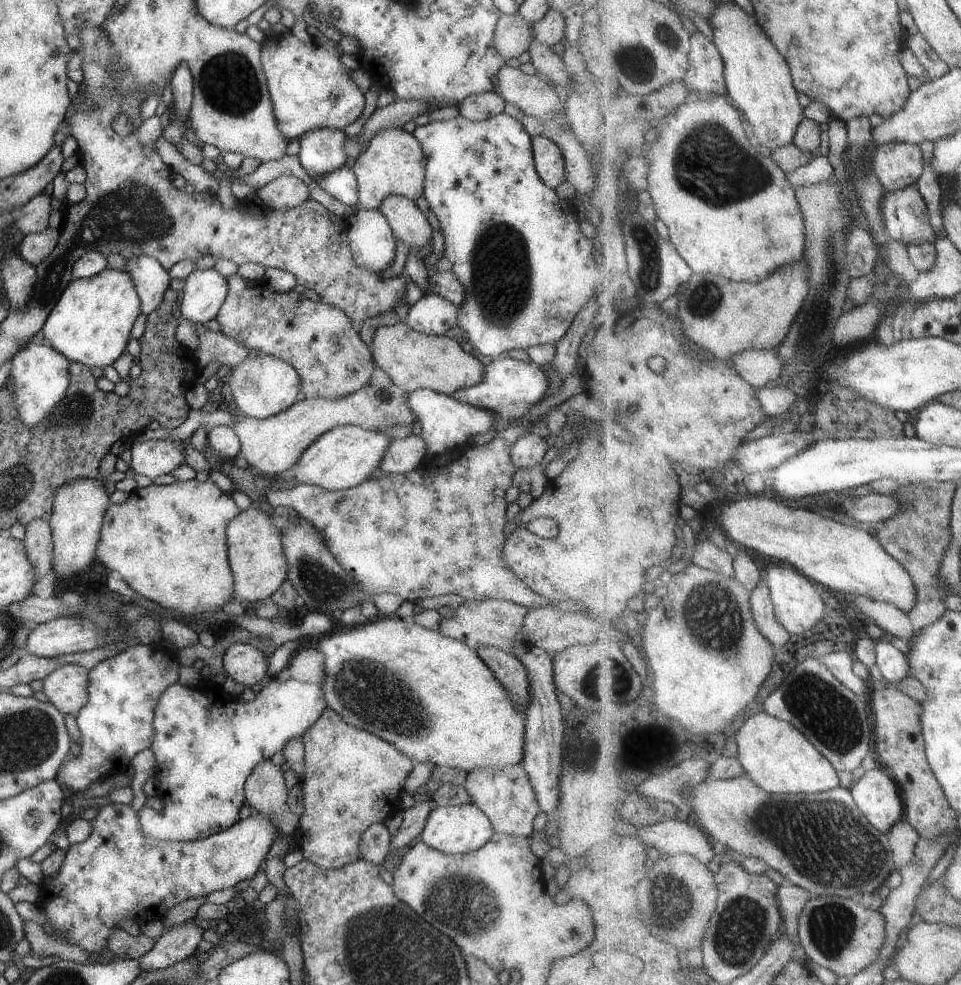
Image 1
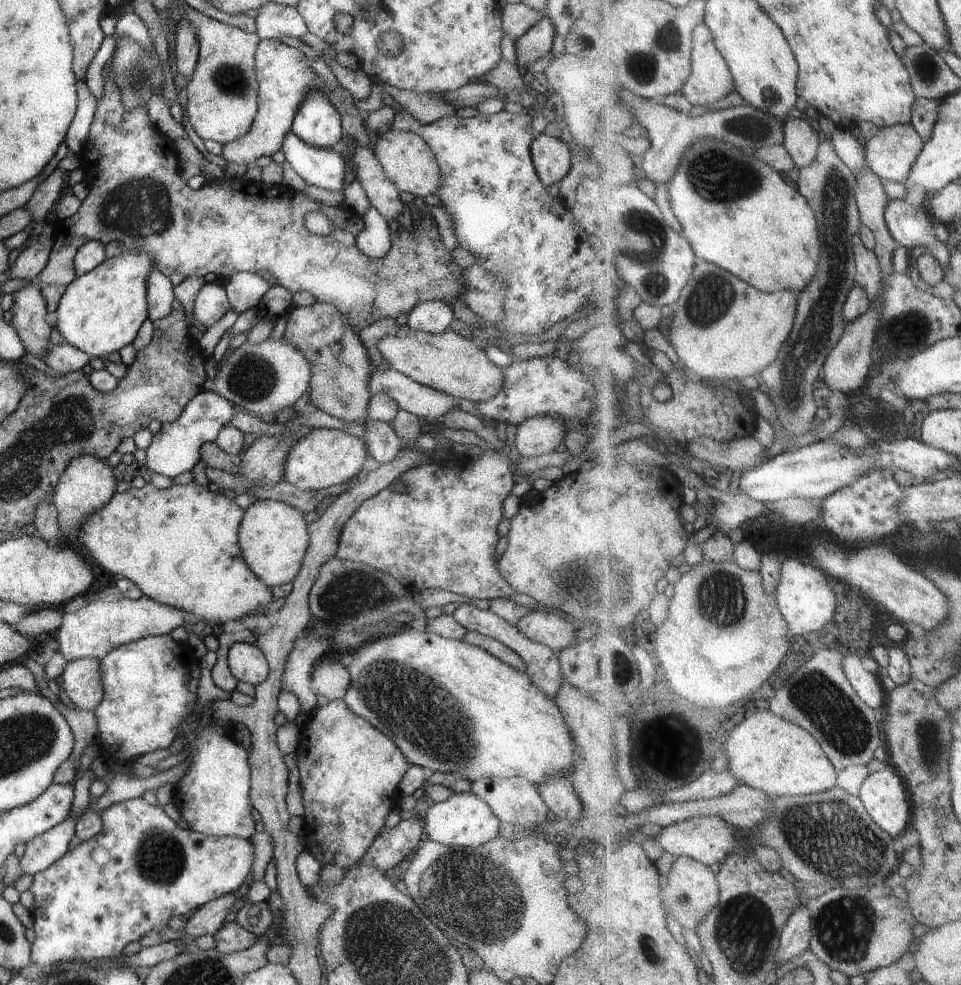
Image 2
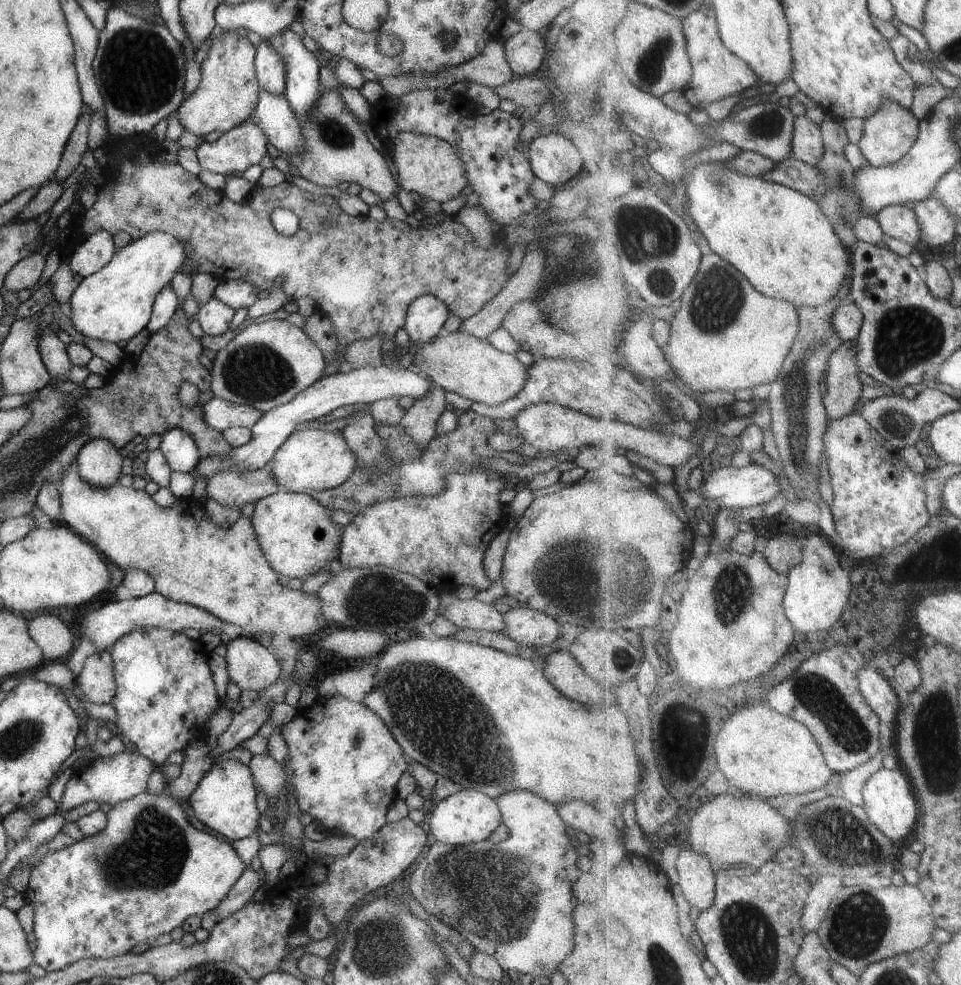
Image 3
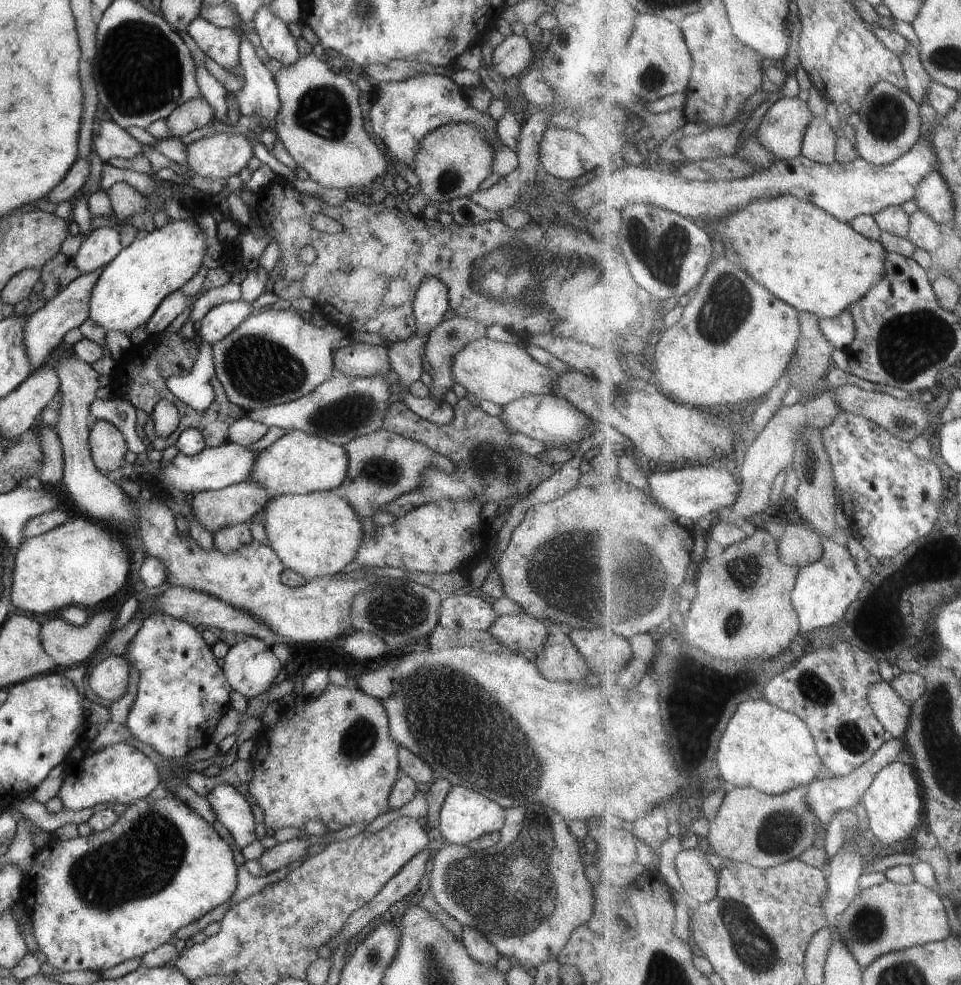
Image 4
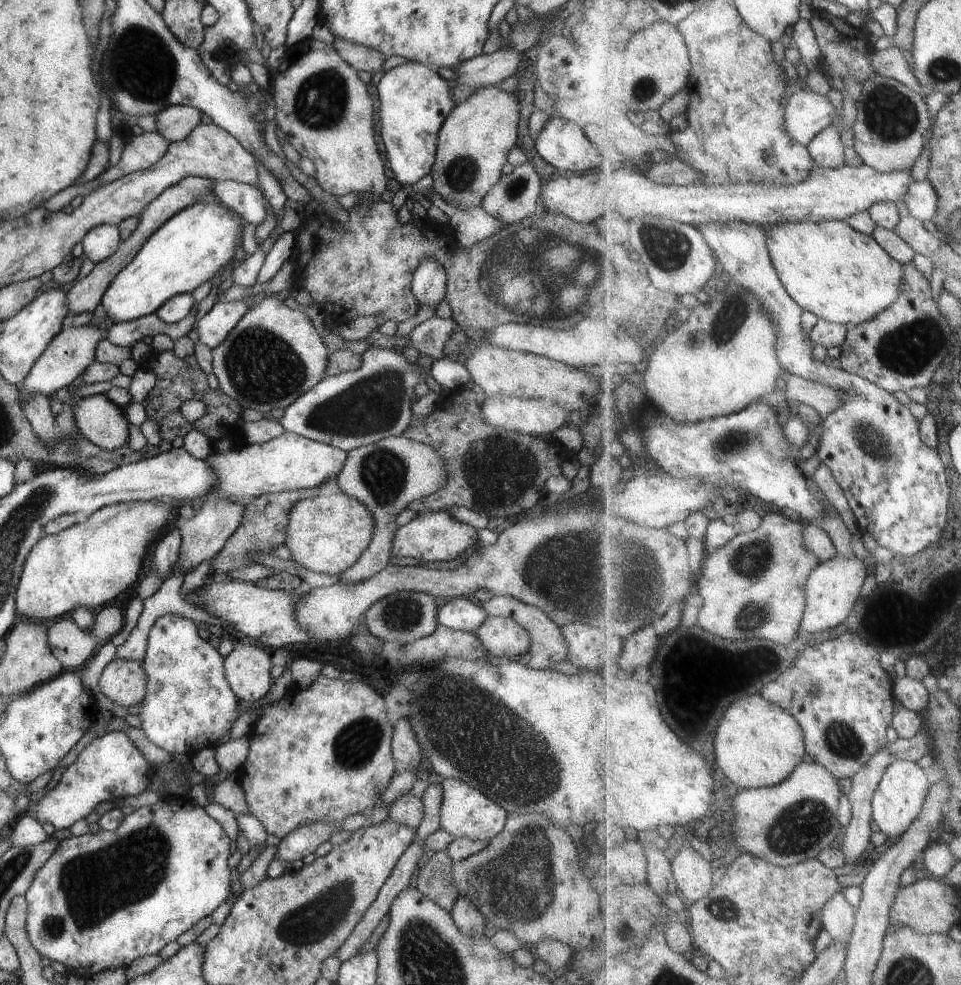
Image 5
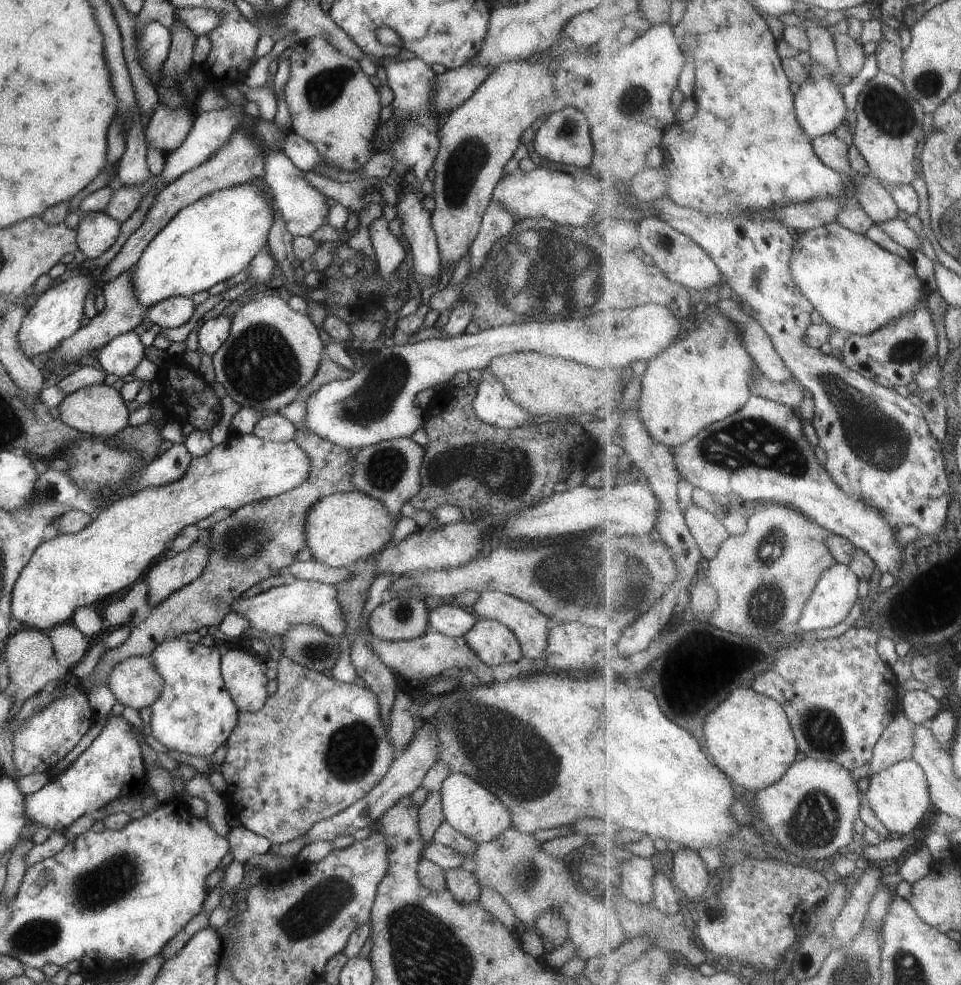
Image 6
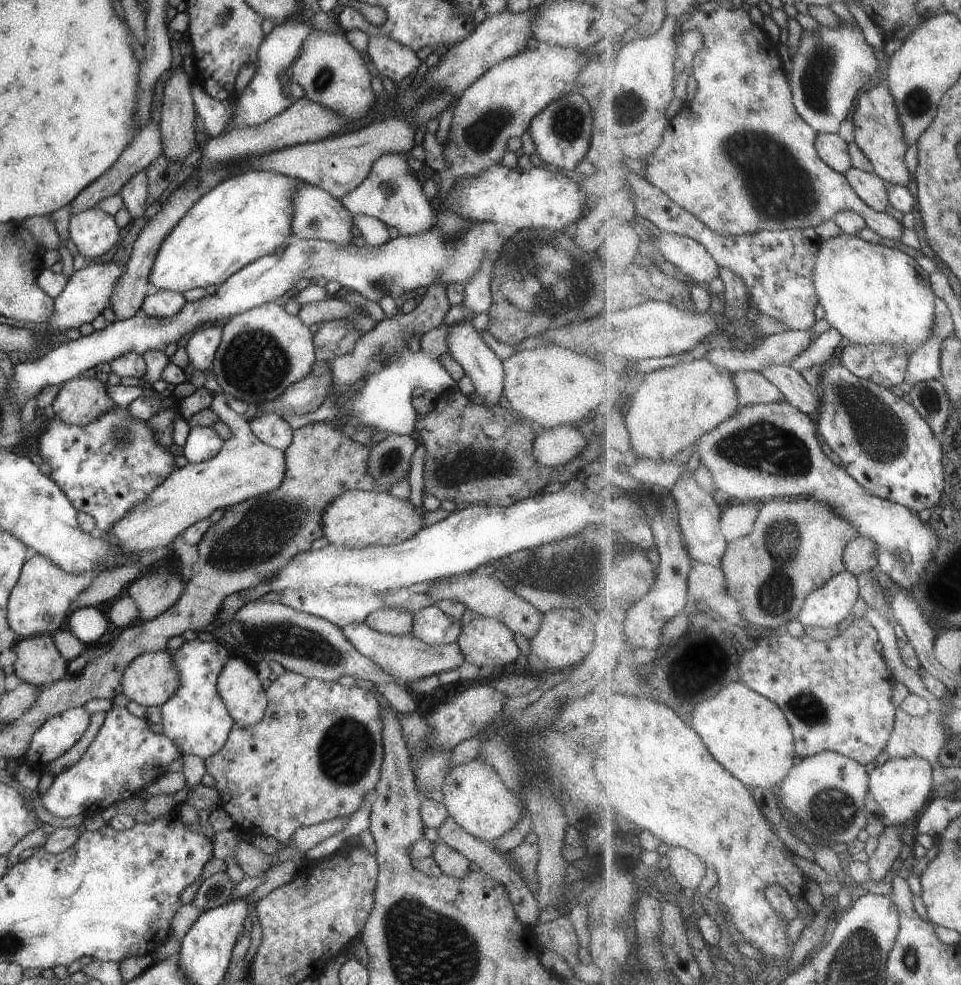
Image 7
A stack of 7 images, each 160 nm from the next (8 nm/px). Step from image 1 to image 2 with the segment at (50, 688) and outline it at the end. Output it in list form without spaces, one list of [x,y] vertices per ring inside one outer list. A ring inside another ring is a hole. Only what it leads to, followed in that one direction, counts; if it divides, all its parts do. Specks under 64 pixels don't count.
[[[71,659],[53,686],[61,686],[71,702],[84,711],[94,711],[102,697],[98,659]]]

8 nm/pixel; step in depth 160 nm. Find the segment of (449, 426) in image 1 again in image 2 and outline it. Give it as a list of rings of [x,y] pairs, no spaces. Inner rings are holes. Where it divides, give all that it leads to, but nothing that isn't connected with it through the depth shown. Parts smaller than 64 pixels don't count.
[[[391,368],[372,369],[368,393],[371,397],[377,393],[386,393],[399,409],[419,418],[436,418],[439,421],[446,412],[459,403],[459,398],[419,384]]]

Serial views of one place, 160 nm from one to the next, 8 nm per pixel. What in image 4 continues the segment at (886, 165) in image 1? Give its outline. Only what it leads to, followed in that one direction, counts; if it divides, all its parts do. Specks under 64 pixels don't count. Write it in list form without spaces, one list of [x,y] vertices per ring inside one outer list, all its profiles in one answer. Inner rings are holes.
[[[889,81],[878,82],[863,99],[857,114],[860,118],[855,131],[859,156],[874,165],[888,165],[904,157],[921,139],[919,103],[897,85]]]

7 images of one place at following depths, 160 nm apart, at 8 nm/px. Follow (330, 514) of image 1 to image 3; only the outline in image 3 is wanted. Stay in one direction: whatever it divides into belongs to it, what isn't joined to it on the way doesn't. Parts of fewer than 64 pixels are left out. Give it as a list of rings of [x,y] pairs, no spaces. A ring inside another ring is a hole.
[[[494,470],[447,473],[444,491],[439,496],[417,495],[373,503],[368,509],[357,513],[350,524],[342,527],[337,560],[345,569],[381,565],[409,573],[438,592],[451,592],[463,585],[473,586],[477,591],[485,590],[491,582],[483,568],[483,555],[488,542],[504,526],[504,517],[500,514],[502,505],[497,500],[497,493],[507,485],[508,481]]]

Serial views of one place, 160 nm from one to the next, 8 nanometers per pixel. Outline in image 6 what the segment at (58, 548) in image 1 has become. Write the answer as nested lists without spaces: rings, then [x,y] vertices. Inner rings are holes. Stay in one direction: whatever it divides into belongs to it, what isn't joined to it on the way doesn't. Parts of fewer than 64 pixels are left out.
[[[104,382],[84,386],[70,392],[63,397],[57,408],[58,419],[63,424],[79,430],[81,434],[99,438],[109,438],[119,433],[128,425],[128,414],[130,413],[119,392]]]

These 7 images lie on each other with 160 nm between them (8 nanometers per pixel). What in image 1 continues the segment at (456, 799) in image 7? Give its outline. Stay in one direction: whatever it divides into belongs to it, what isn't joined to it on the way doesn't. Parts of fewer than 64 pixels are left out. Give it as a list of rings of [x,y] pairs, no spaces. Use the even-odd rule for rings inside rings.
[[[474,804],[447,805],[435,807],[424,821],[423,830],[419,832],[421,842],[443,854],[465,854],[477,850],[493,834],[489,820]]]

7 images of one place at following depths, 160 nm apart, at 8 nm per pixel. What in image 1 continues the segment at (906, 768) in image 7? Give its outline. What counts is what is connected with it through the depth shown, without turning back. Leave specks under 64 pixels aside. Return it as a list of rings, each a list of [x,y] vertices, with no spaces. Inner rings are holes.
[[[875,767],[865,773],[851,790],[861,812],[886,835],[903,820],[905,812],[897,785],[879,767]]]

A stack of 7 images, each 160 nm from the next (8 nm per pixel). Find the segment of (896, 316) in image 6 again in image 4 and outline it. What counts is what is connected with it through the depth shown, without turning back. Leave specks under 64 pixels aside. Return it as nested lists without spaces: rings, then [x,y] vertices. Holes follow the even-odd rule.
[[[793,195],[764,198],[753,201],[747,209],[737,211],[712,227],[715,238],[725,238],[729,256],[743,262],[757,282],[765,285],[783,302],[788,302],[799,312],[805,311],[819,318],[840,317],[856,302],[863,301],[886,273],[885,261],[888,250],[883,243],[857,232],[850,223],[841,222],[812,202]]]

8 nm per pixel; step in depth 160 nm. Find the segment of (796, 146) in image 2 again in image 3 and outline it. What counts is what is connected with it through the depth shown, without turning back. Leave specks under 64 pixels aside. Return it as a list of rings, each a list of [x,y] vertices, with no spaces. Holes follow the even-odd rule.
[[[806,115],[796,118],[792,149],[793,156],[814,167],[817,167],[824,157],[823,131]]]

